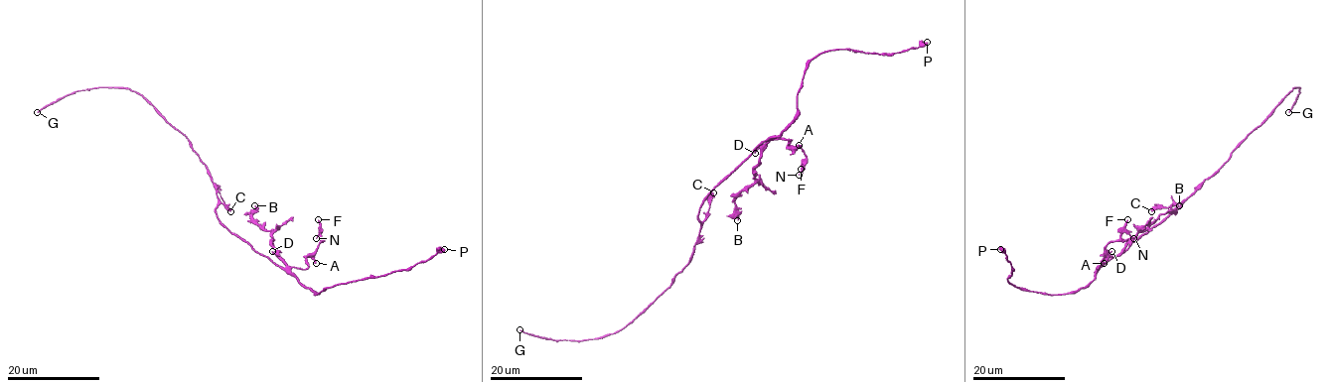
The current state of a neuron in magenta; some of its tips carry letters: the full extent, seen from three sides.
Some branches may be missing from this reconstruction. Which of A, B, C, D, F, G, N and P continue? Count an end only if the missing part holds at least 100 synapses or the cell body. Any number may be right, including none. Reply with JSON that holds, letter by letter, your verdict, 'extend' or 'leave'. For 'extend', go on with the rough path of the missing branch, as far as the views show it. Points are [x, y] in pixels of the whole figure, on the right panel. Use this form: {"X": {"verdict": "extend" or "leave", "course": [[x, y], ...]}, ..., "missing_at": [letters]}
{"A": {"verdict": "leave"}, "B": {"verdict": "leave"}, "C": {"verdict": "leave"}, "D": {"verdict": "leave"}, "F": {"verdict": "leave"}, "G": {"verdict": "extend", "course": [[1288, 112], [1258, 151], [1246, 187], [1139, 298], [1133, 298], [1139, 290], [1134, 278], [1159, 262]]}, "N": {"verdict": "leave"}, "P": {"verdict": "leave"}, "missing_at": ["G"]}

